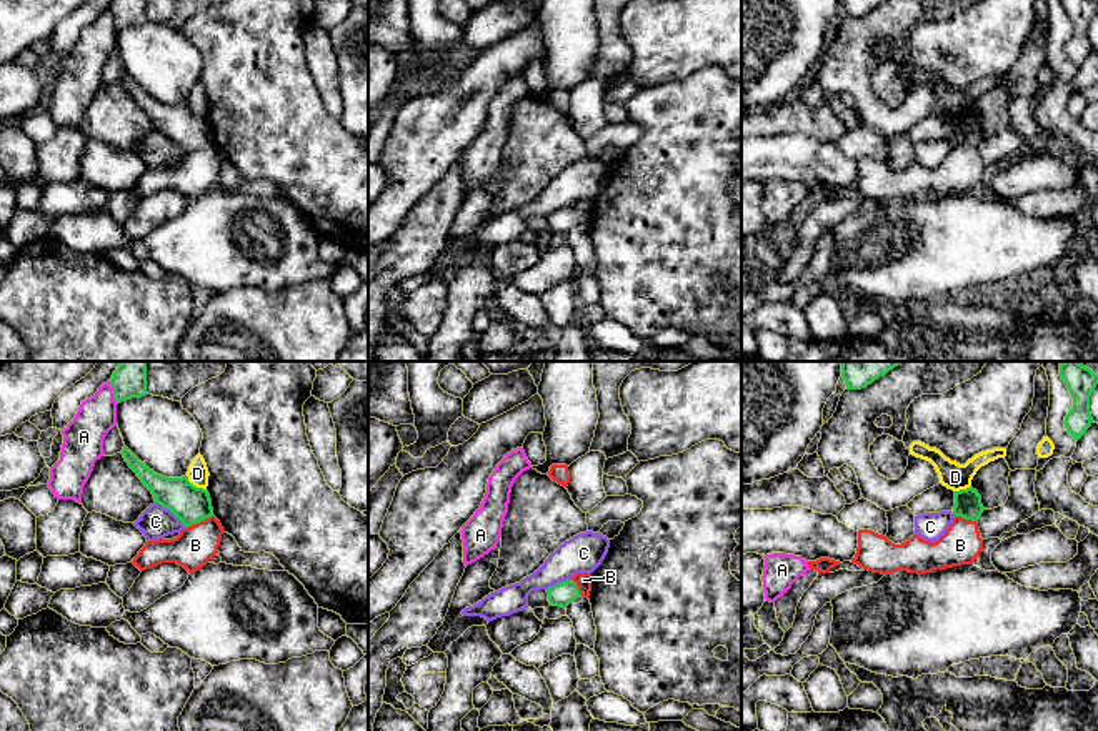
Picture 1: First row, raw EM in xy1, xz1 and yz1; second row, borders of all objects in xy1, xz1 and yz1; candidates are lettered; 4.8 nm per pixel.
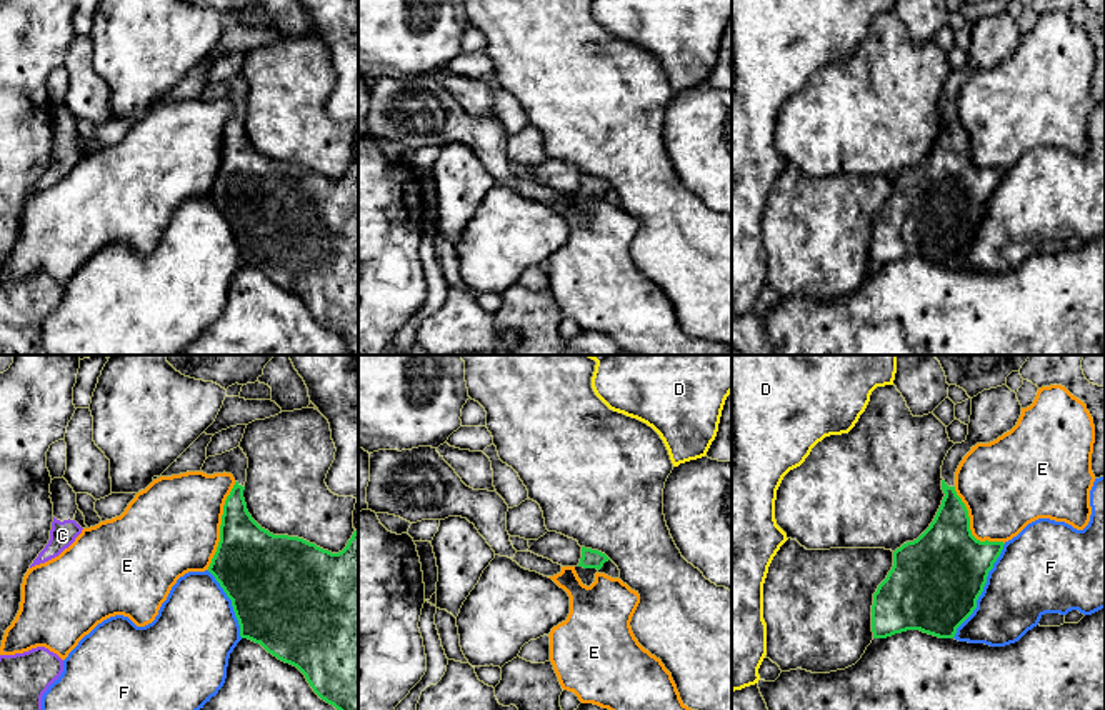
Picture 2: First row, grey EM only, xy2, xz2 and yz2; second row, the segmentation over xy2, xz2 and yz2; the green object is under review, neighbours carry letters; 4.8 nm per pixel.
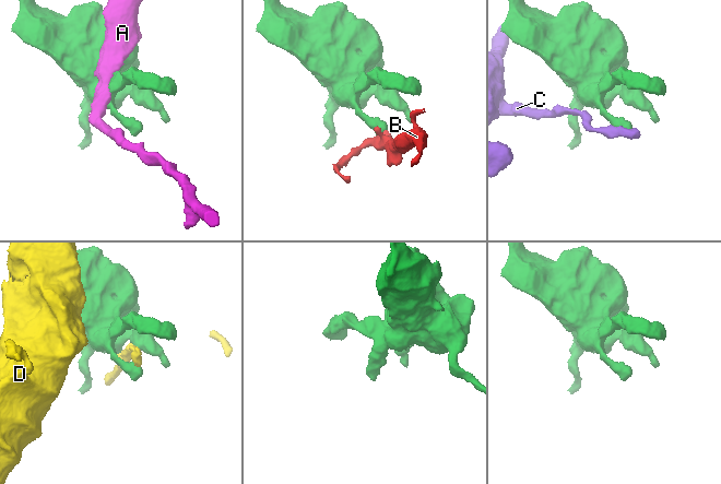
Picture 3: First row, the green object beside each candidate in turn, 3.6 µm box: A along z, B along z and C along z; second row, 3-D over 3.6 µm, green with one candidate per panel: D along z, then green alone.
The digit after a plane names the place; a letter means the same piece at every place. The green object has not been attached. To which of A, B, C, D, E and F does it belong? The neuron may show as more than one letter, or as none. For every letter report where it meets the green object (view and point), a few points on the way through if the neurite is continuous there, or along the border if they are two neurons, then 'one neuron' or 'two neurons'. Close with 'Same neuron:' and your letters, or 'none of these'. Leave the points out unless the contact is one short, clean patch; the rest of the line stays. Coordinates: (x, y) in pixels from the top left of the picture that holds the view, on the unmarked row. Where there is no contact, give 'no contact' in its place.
A: contact xy1 (114, 20); two neurons
B: contact xy1 (199, 149); border xy1 (212, 142), (185, 155); two neurons
C: contact xy1 (170, 137); border xy1 (155, 129), (165, 134), (185, 154); two neurons
D: contact xy1 (195, 114); two neurons
E: contact xy2 (220, 152); two neurons
F: contact yz2 (982, 217); two neurons
Same neuron: none of these

